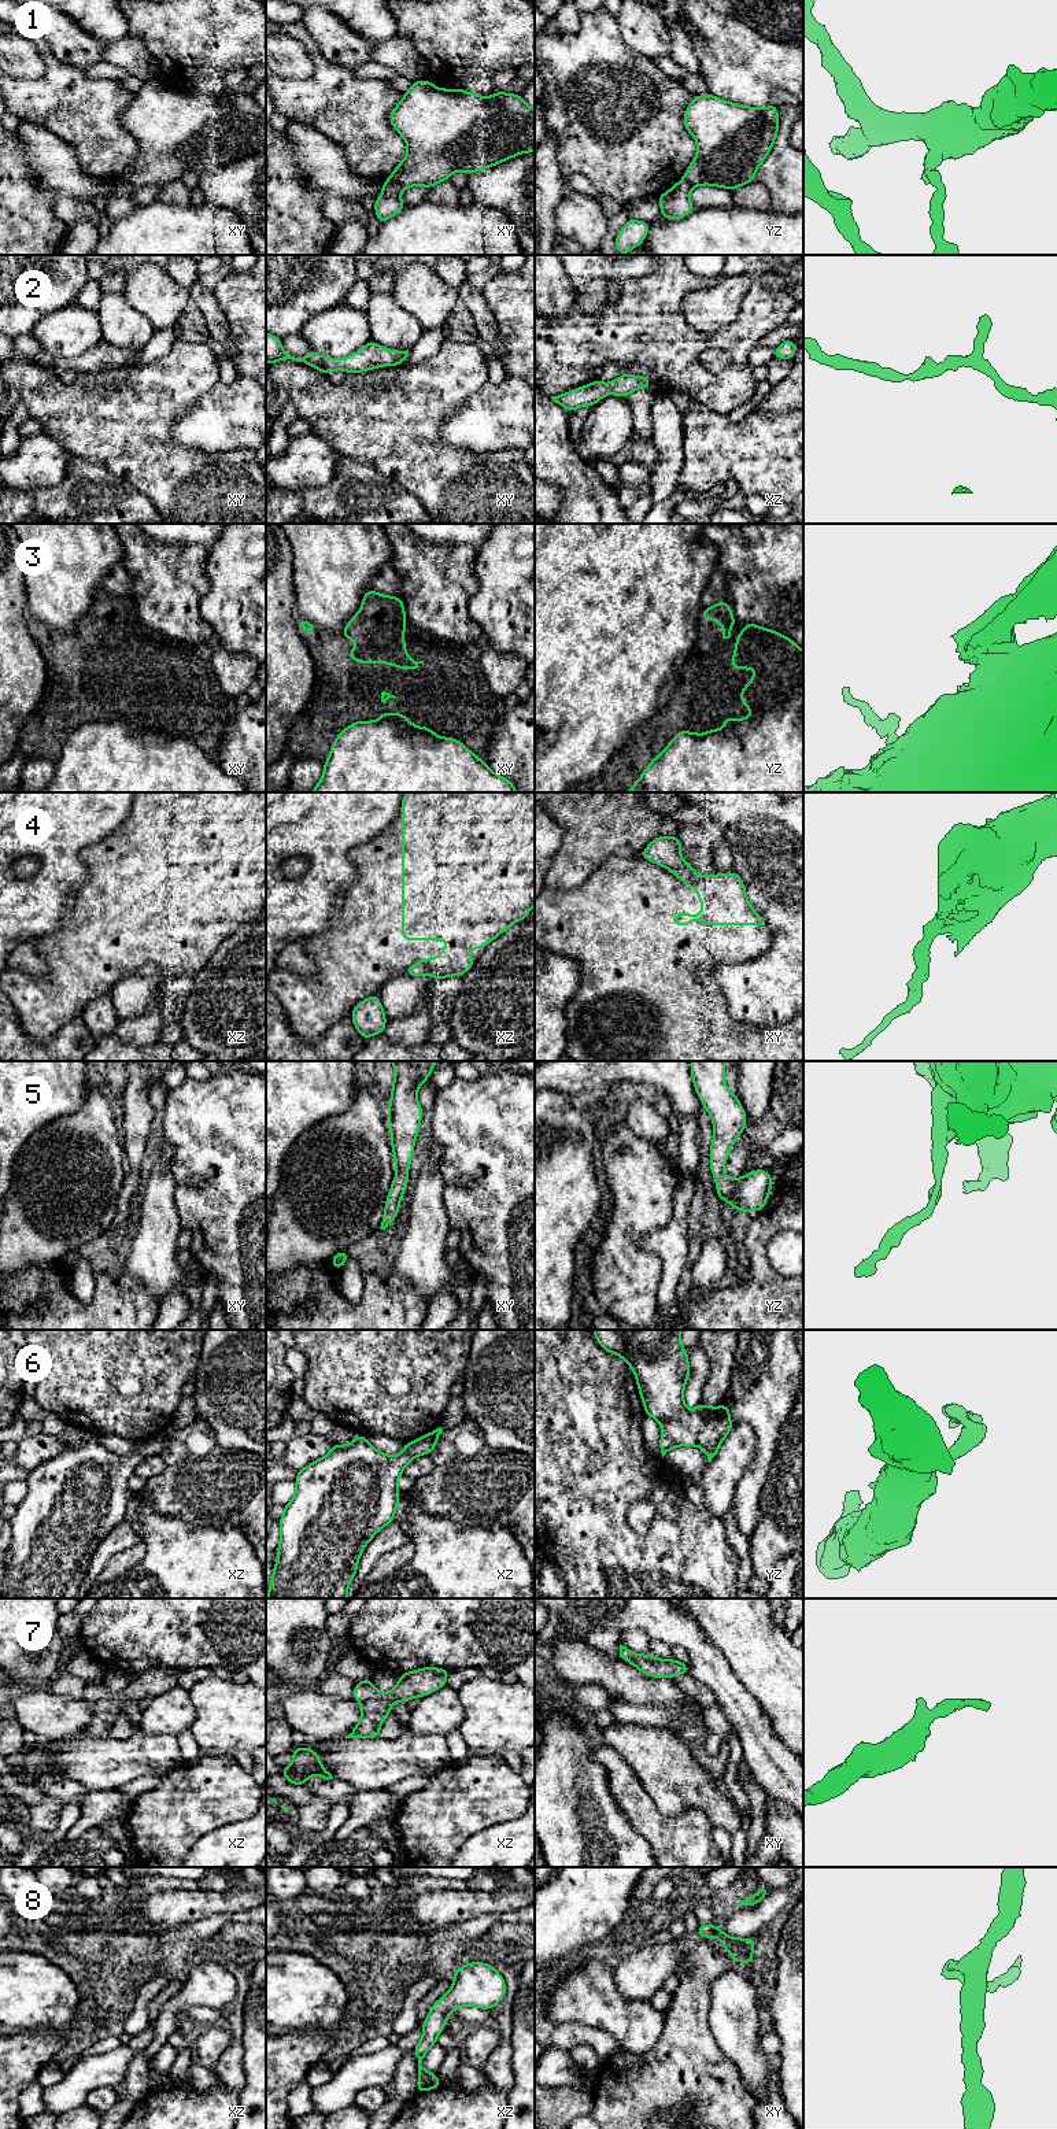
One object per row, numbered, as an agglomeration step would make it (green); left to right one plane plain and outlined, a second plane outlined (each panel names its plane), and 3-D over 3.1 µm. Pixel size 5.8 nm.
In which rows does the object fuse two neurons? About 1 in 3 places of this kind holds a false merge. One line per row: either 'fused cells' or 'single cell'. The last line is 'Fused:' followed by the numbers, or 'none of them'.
1: fused cells
2: single cell
3: fused cells
4: fused cells
5: single cell
6: single cell
7: single cell
8: single cell
Fused: 1, 3, 4

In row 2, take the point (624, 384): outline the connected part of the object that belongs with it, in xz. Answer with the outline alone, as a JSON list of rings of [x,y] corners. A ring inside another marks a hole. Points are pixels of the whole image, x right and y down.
[[[621,374],[609,384],[596,380],[566,393],[551,396],[551,399],[570,413],[581,406],[594,406],[609,393],[625,398],[636,389],[650,387],[651,381],[646,376]]]

